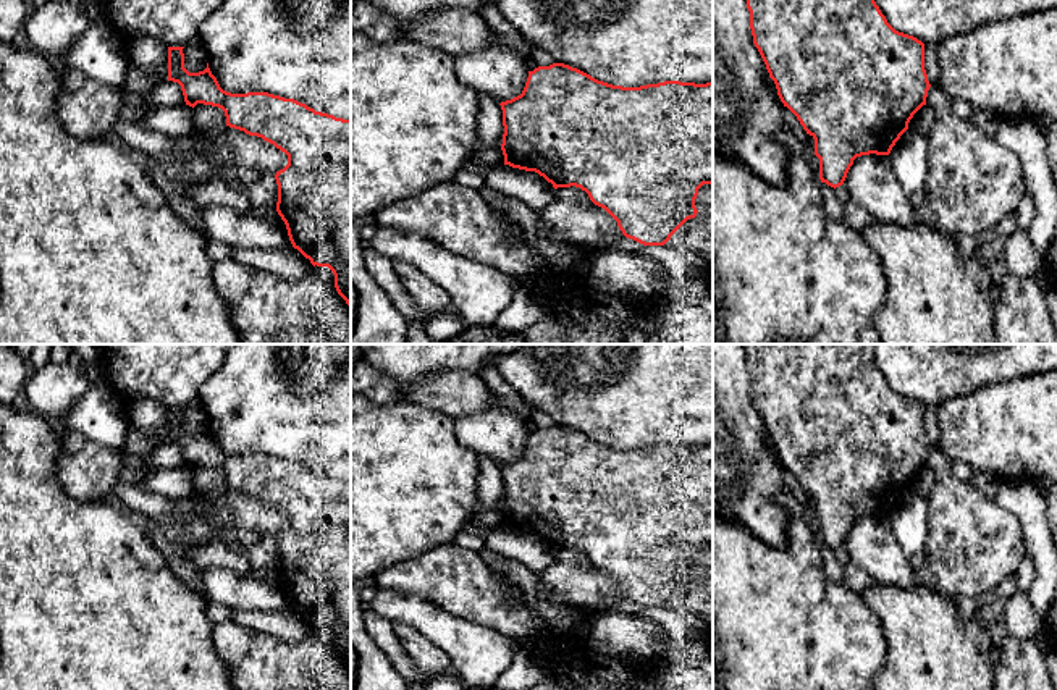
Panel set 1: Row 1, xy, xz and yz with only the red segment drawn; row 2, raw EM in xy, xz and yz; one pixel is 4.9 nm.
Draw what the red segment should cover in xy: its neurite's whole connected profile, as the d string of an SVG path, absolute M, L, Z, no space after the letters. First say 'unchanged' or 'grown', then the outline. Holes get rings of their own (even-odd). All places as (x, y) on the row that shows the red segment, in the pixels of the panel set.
unchanged | M168 47L168 81L181 86L184 102L218 107L225 111L226 126L262 137L288 155L288 165L276 171L276 212L286 225L289 241L315 267L328 267L335 275L335 288L351 310L351 120L336 118L294 99L268 92L231 94L220 87L208 63L204 71L189 73L184 68L184 47Z

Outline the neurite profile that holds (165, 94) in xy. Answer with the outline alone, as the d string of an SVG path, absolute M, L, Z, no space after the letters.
M173 81L154 84L150 92L147 94L147 100L155 107L165 108L186 103L181 86Z

